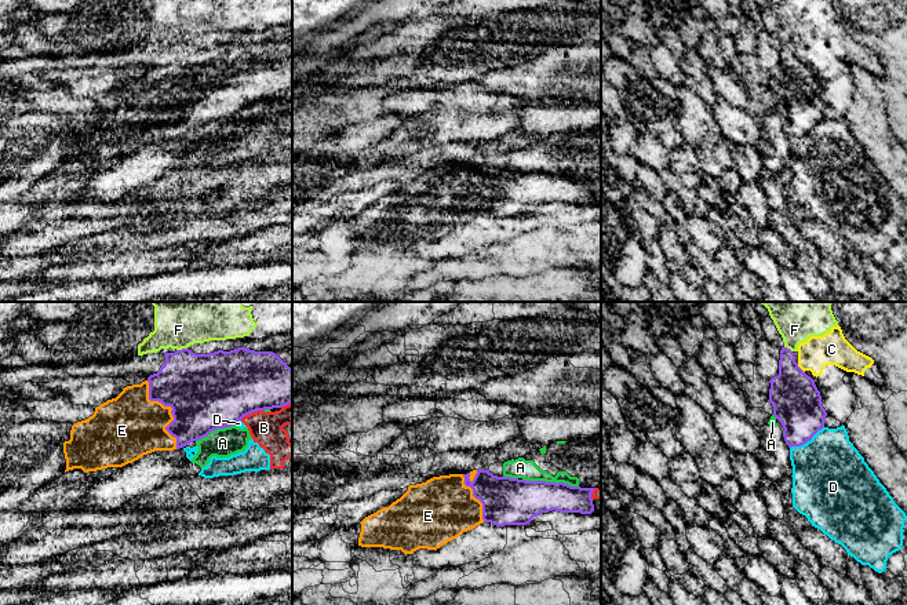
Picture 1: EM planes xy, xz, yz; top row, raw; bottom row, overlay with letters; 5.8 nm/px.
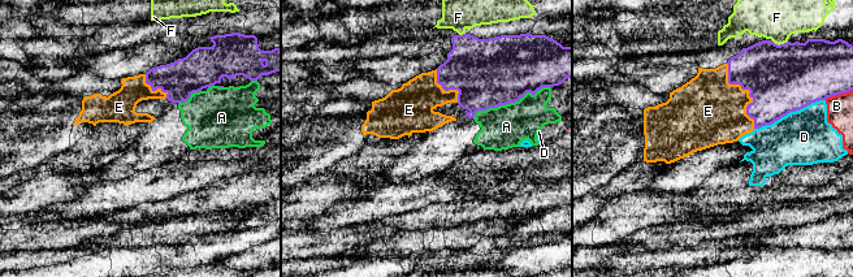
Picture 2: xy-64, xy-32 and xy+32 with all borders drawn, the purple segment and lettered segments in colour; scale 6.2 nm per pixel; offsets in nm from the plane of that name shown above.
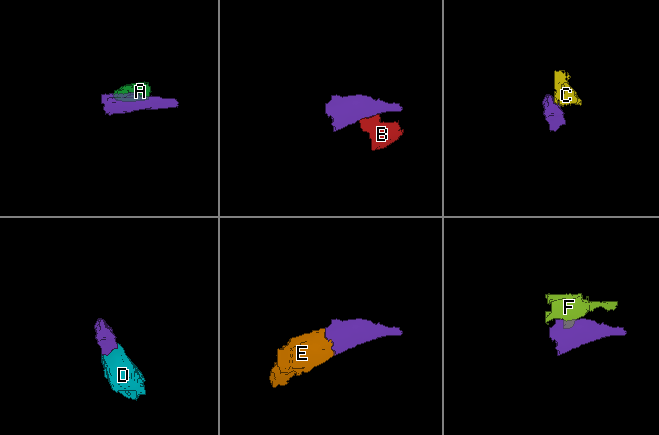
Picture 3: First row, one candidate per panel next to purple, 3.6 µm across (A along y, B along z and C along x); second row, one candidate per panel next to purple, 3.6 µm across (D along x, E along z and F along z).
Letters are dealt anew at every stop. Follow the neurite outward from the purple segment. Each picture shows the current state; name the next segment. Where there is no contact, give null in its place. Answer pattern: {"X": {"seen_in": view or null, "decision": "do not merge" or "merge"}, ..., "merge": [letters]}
{"A": {"seen_in": "xz", "decision": "do not merge"}, "B": {"seen_in": "xy", "decision": "do not merge"}, "C": {"seen_in": "yz", "decision": "do not merge"}, "D": {"seen_in": "yz", "decision": "do not merge"}, "E": {"seen_in": "xy", "decision": "merge"}, "F": {"seen_in": "xy", "decision": "do not merge"}, "merge": ["E"]}

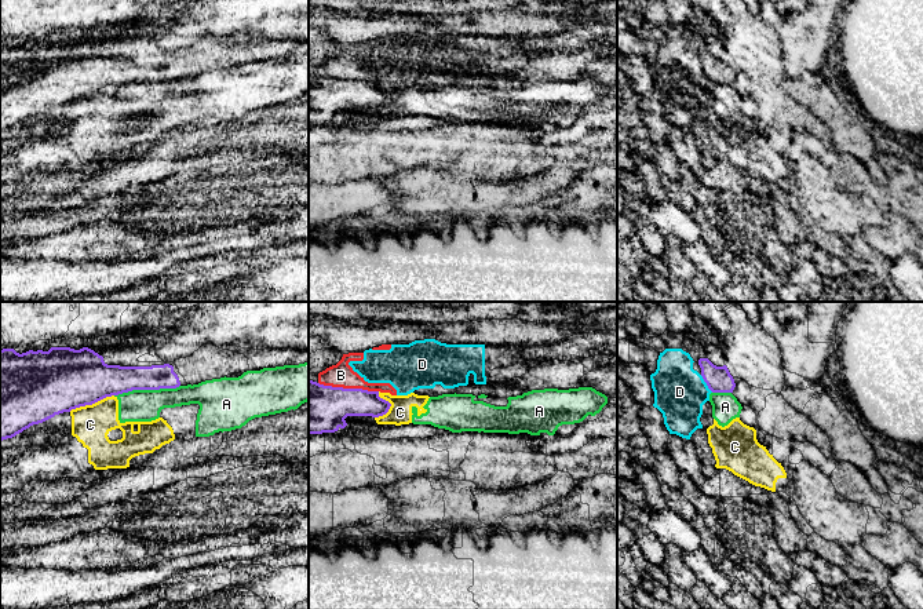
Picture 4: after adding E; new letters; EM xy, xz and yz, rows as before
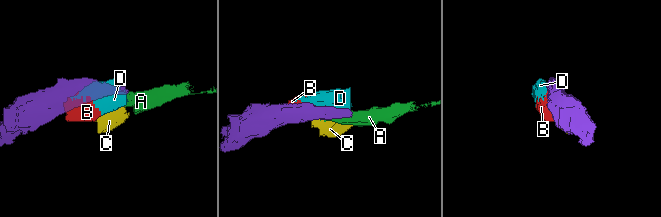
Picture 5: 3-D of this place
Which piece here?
{"A": {"seen_in": "xy", "decision": "do not merge"}, "B": {"seen_in": "xz", "decision": "do not merge"}, "C": {"seen_in": "xy", "decision": "do not merge"}, "D": {"seen_in": "yz", "decision": "do not merge"}, "merge": []}

